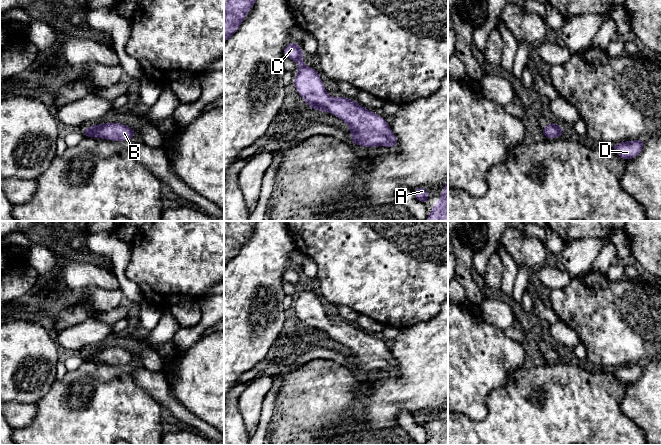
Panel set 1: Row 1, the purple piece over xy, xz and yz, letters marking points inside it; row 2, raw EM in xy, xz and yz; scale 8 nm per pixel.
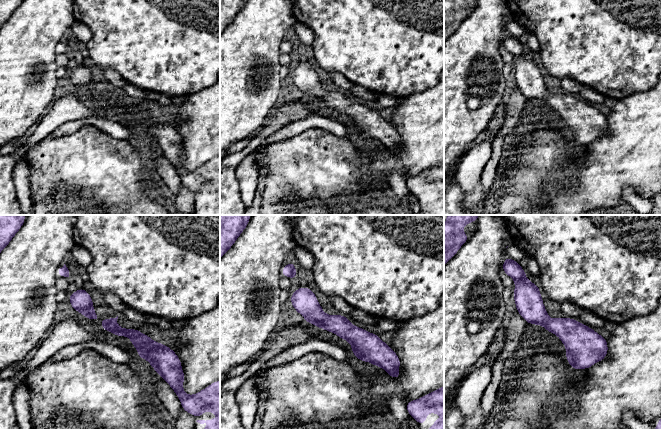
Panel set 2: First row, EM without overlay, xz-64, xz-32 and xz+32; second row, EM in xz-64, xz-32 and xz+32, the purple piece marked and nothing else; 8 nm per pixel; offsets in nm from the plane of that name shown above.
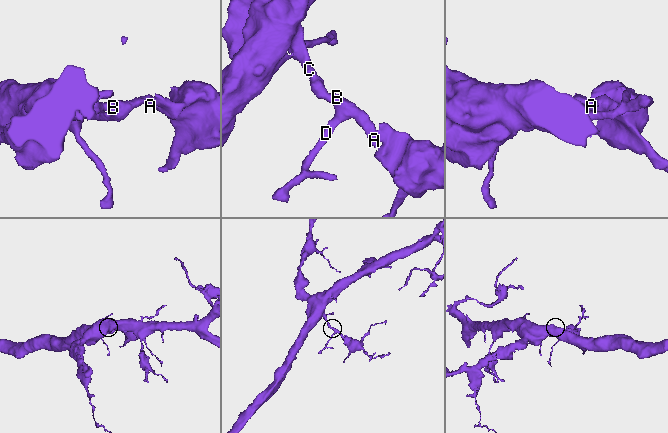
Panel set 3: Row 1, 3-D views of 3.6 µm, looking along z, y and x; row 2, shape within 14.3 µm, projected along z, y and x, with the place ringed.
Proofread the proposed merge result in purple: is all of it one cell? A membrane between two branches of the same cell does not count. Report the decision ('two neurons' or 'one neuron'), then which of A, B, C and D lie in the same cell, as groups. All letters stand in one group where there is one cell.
one neuron; groups A B C D

